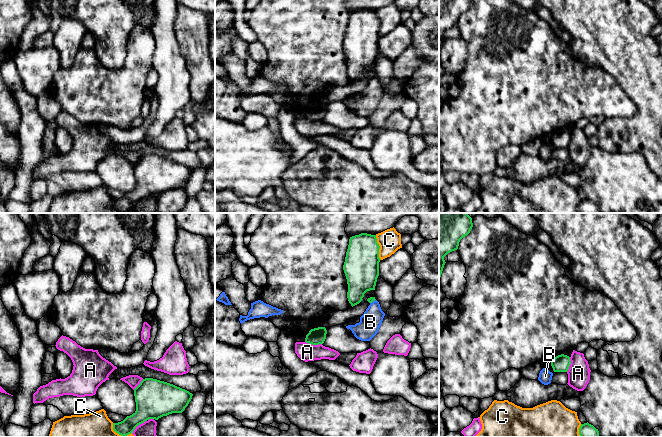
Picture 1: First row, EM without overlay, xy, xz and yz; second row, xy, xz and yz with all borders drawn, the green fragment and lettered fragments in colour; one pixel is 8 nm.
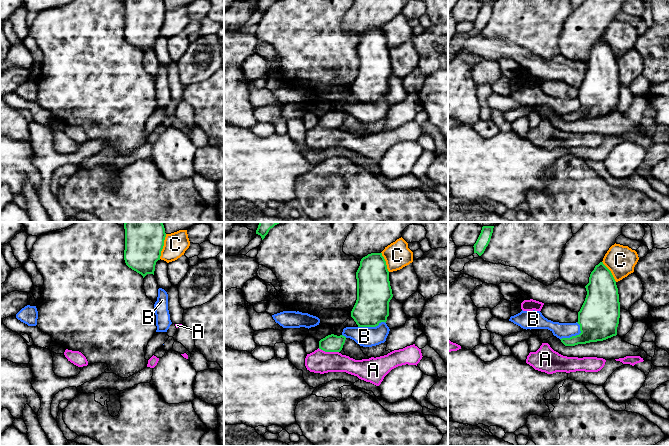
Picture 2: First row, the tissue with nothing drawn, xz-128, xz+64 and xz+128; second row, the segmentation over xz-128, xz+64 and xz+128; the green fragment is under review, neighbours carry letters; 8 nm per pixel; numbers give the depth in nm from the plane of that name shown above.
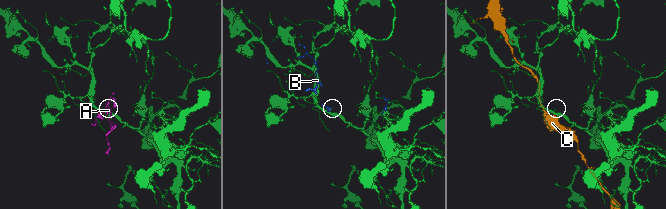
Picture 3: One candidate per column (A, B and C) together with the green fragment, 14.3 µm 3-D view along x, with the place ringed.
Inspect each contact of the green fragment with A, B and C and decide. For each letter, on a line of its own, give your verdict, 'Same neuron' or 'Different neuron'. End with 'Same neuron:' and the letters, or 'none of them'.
A: Different neuron
B: Same neuron
C: Different neuron
Same neuron: B

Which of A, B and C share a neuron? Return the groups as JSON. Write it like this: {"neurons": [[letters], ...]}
{"neurons": [["A"], ["B"], ["C"]]}

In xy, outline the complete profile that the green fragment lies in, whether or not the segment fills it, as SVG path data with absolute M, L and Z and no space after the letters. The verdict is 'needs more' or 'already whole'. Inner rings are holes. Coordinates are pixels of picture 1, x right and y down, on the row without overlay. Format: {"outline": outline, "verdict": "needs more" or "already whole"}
{"outline": "M145 154L134 165L136 187L123 197L113 199L113 206L127 212L149 195L158 196L172 189L182 189L193 170L173 160Z", "verdict": "already whole"}

